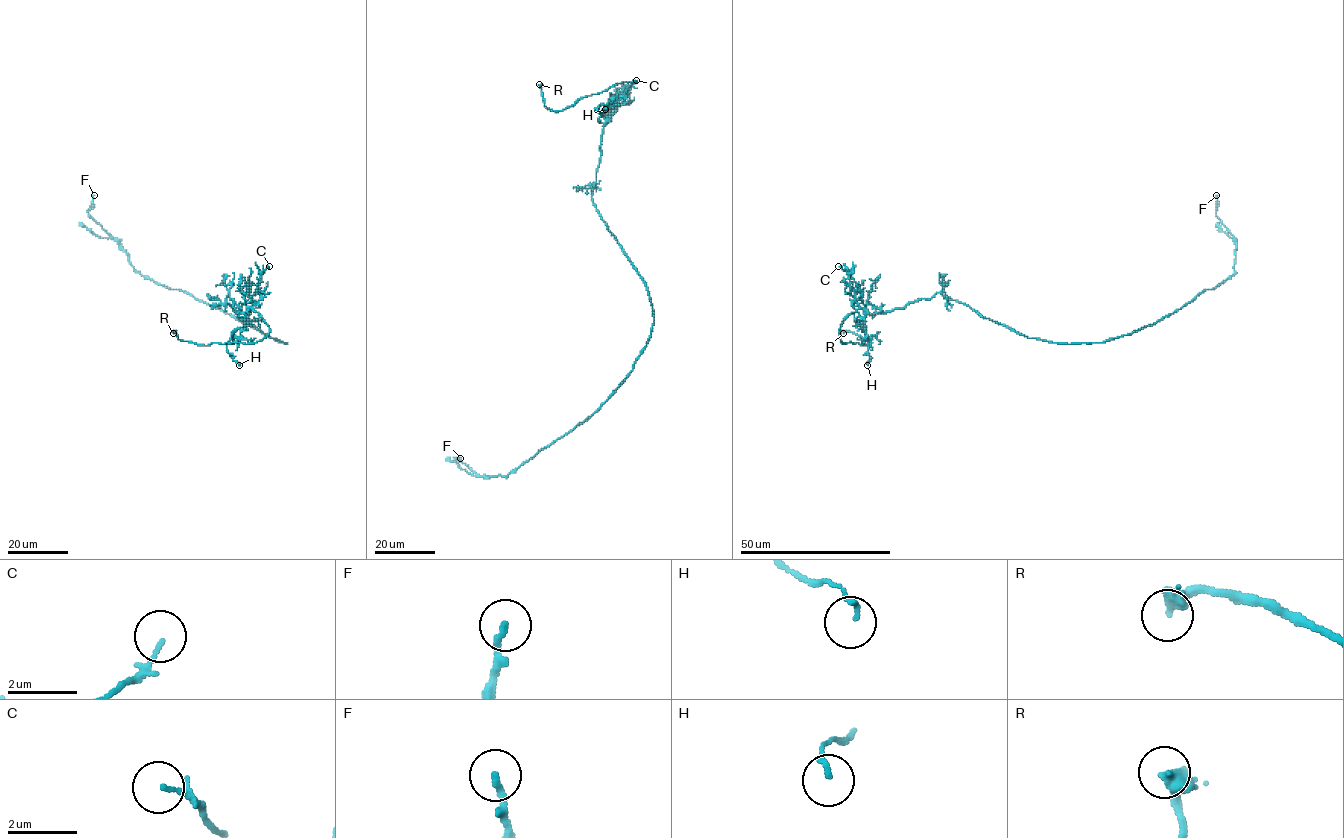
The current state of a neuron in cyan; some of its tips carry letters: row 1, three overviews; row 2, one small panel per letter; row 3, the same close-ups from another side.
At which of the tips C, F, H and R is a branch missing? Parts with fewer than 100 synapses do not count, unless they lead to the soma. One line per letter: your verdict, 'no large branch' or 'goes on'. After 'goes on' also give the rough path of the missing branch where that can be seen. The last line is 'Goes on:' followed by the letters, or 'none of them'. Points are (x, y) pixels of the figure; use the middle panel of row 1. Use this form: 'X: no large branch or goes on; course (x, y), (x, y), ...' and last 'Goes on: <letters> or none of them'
C: no large branch
F: no large branch
H: no large branch
R: goes on
Goes on: R

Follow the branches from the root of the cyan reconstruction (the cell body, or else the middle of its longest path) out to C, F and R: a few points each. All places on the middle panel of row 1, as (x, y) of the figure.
C: (642, 277), (608, 230), (592, 198), (605, 122), (615, 109), (618, 96), (636, 80)
F: (642, 277), (652, 308), (650, 337), (633, 370), (592, 415), (506, 477), (481, 477), (455, 457), (460, 458)
R: (642, 277), (592, 198), (605, 122), (636, 81), (618, 83), (559, 111), (545, 105), (539, 84)

